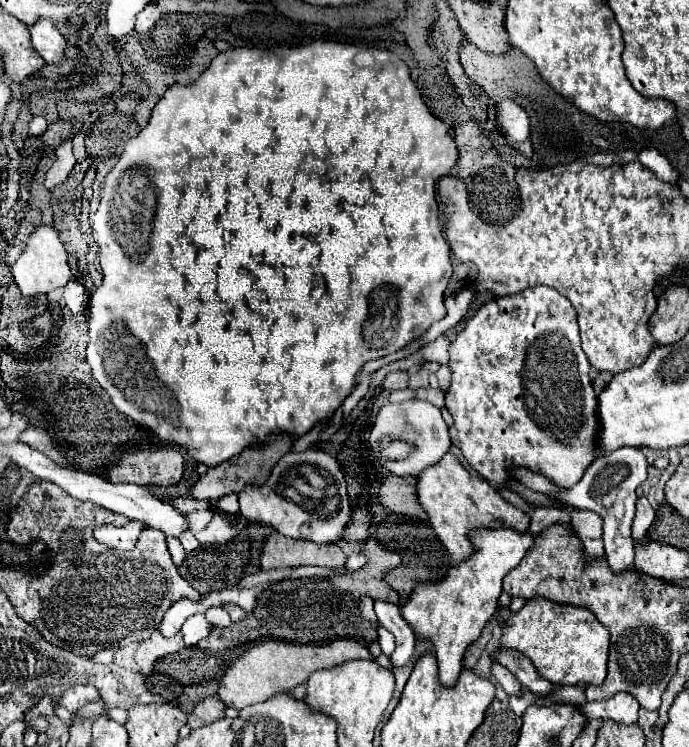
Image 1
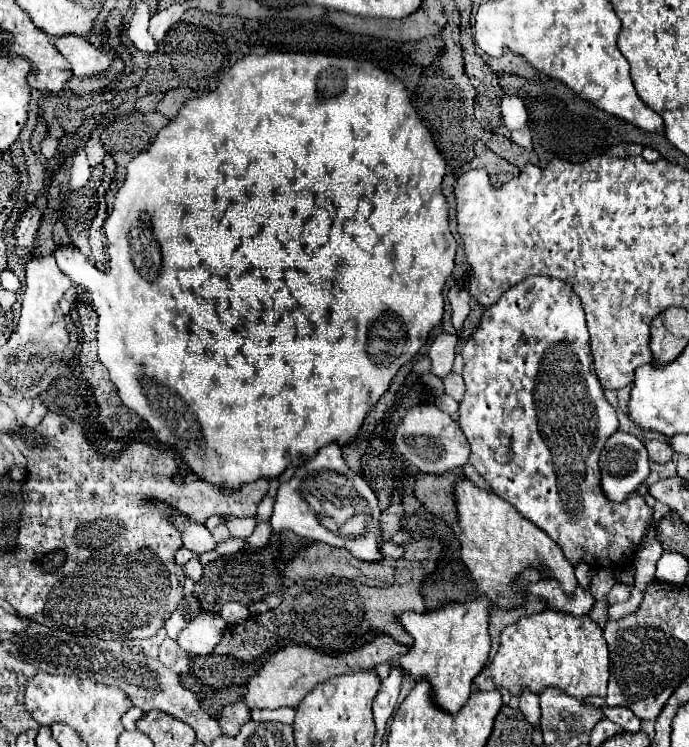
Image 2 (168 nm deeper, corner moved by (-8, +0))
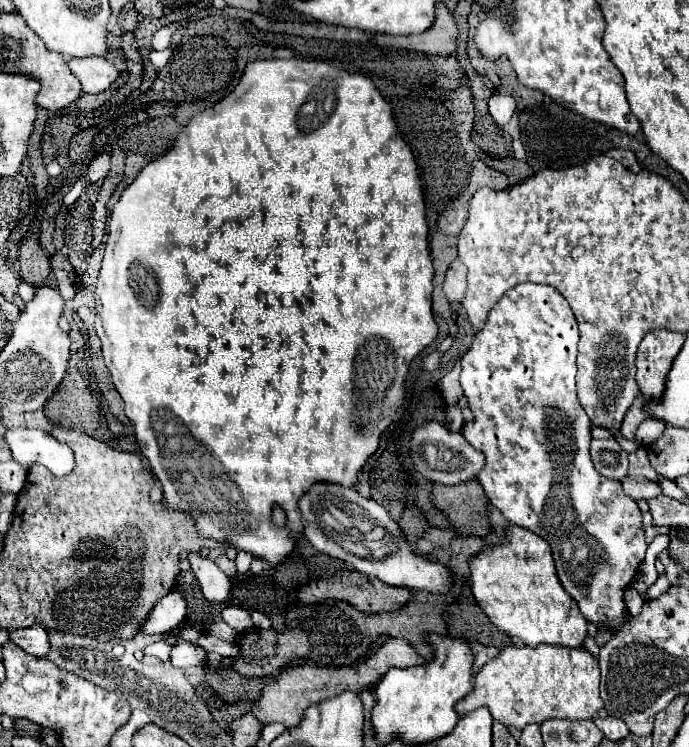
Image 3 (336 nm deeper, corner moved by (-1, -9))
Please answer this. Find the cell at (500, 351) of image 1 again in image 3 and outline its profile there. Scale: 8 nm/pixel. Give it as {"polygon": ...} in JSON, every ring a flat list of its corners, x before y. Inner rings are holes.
{"polygon":[[533,283,509,289,491,309,483,331,475,335,471,349,461,359,461,387,475,415,475,421,465,425,463,435,485,453,485,471,481,471,479,483,491,505,511,523,533,529,551,543,557,577,577,601,579,611,597,629,609,627,609,631,617,633,627,623,625,589,635,579,647,543,637,503,625,495,621,481,603,477,589,459,591,423,575,395,577,343,575,315,559,291]]}

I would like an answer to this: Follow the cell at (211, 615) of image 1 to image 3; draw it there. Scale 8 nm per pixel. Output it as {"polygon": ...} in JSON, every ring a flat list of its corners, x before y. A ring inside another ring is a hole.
{"polygon":[[225,607,221,617,237,633,247,633,247,631,251,631,255,627,253,619,251,619,251,613,247,609,243,609,243,607]]}

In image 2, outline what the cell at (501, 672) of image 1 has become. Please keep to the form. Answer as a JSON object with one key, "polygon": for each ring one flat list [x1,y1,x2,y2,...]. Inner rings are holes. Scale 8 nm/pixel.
{"polygon":[[520,690,520,710,532,724,536,724,540,720,538,696,532,690]]}

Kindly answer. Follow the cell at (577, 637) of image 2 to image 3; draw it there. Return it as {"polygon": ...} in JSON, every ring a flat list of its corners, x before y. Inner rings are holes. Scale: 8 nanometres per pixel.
{"polygon":[[525,645,505,647,475,675,473,691,455,705,455,711,467,715,479,707,487,707,493,721,519,731,529,723,541,725,547,719,593,719,603,707,599,697,599,665,585,649,553,645,535,649]]}

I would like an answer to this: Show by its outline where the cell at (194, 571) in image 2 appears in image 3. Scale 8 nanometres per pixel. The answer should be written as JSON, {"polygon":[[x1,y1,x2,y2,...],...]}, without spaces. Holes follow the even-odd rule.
{"polygon":[[171,591,169,595,161,597,151,613,147,615,141,631,145,635,163,635,175,629,185,617,185,601,179,591]]}

